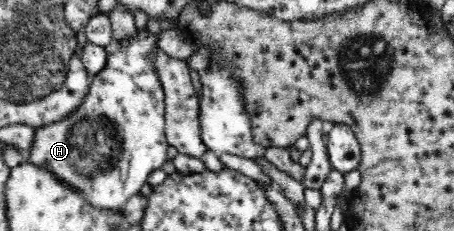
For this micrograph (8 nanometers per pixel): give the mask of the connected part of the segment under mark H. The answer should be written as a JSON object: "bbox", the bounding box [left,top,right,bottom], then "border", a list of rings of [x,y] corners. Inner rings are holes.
{"bbox":[24,18,177,212],"border":[[[149,18],[147,21],[147,31],[143,34],[135,34],[133,38],[129,38],[129,42],[118,42],[117,49],[112,54],[107,54],[107,64],[101,72],[92,75],[92,83],[84,96],[82,103],[74,110],[74,112],[68,115],[65,119],[59,122],[49,123],[48,125],[35,128],[33,144],[29,154],[24,157],[24,162],[27,164],[34,164],[39,168],[43,168],[47,172],[50,172],[55,178],[58,178],[63,184],[66,184],[69,188],[73,190],[78,190],[86,202],[94,208],[102,208],[103,210],[112,210],[113,212],[122,212],[123,206],[131,196],[134,194],[139,194],[143,184],[147,184],[147,178],[153,170],[159,170],[166,163],[167,160],[167,148],[169,148],[169,143],[167,142],[165,136],[165,105],[164,105],[164,88],[162,87],[159,77],[154,71],[154,66],[152,66],[152,58],[154,57],[154,52],[158,45],[162,45],[166,42],[172,41],[172,37],[177,33],[177,23],[172,22],[172,20],[161,20],[160,18]]]}

